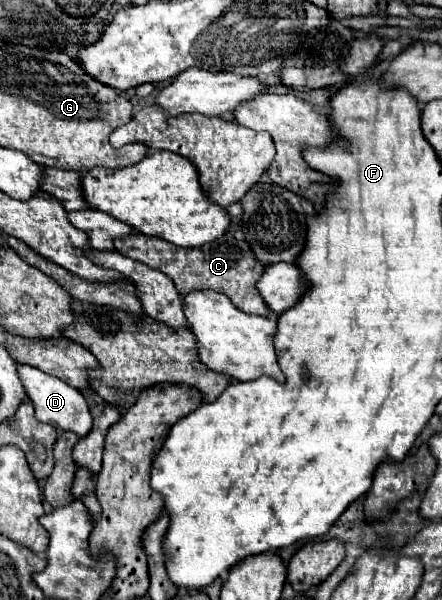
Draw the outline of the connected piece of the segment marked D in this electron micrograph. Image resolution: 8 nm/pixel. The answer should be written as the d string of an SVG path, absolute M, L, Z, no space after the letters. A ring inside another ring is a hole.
M23 364L23 366L17 366L17 370L19 370L19 378L25 386L25 392L35 406L37 420L41 420L45 424L51 424L53 428L75 432L79 438L89 434L89 430L93 428L93 418L91 418L91 412L89 412L89 406L87 406L83 394L77 388L73 388L67 382L63 382L61 378L49 376L49 374L41 372L33 366Z

